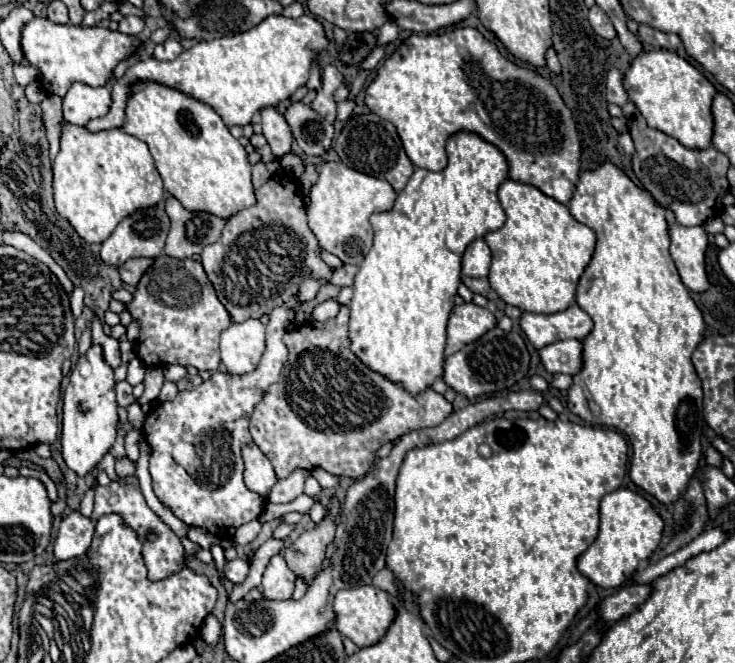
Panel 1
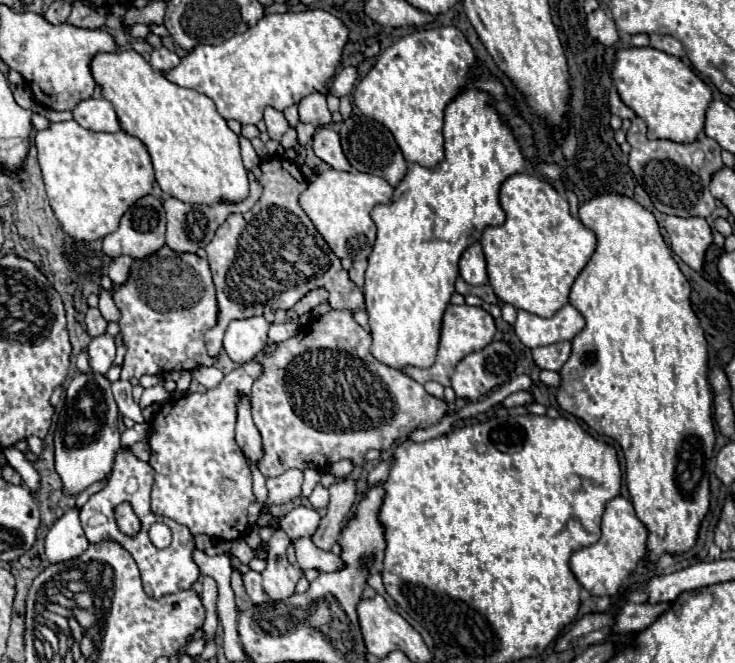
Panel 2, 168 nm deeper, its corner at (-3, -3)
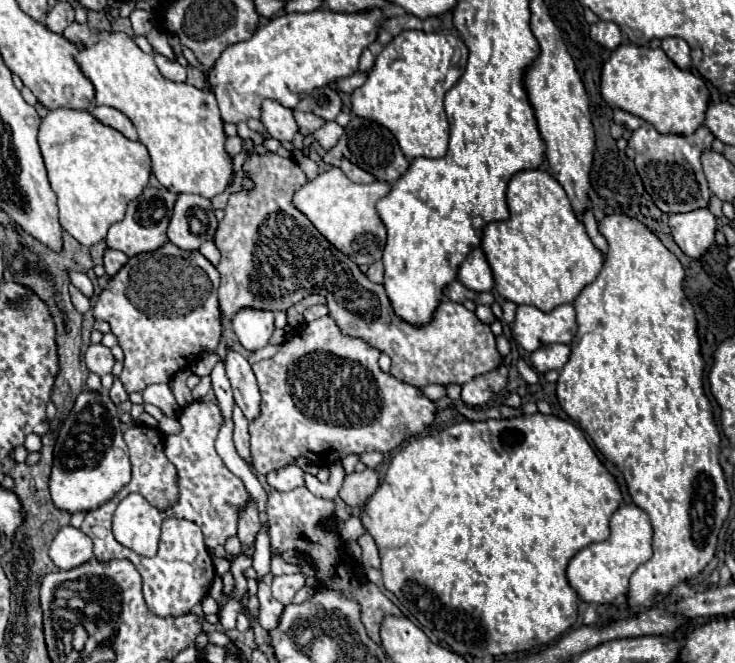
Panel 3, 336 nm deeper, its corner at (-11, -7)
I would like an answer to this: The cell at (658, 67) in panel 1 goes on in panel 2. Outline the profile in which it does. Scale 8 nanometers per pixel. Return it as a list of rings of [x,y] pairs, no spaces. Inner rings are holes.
[[[653,47],[617,49],[611,79],[621,101],[647,123],[649,139],[695,141],[703,131],[705,111],[711,103],[711,87],[703,83],[679,57]]]

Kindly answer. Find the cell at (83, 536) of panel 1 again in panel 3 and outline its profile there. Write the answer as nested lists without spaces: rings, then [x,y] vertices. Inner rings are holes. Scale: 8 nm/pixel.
[[[67,525],[53,539],[49,557],[59,569],[73,569],[93,559],[93,543],[81,529]]]

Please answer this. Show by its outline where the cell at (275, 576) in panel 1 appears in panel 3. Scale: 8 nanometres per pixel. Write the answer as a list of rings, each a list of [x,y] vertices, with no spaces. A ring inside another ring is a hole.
[[[297,573],[297,575],[281,575],[281,577],[273,577],[271,589],[273,589],[273,597],[277,601],[281,601],[283,605],[289,605],[295,597],[295,593],[305,587],[305,575]]]

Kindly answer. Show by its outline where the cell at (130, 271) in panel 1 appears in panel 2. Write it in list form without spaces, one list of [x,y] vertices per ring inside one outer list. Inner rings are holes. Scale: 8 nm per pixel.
[[[121,255],[121,257],[115,257],[109,265],[109,277],[115,285],[121,285],[127,281],[129,277],[129,267],[131,267],[131,257],[127,255]]]

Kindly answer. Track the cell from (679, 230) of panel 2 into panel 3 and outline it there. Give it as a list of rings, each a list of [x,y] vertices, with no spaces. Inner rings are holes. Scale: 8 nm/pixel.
[[[697,209],[695,213],[669,215],[669,229],[679,249],[687,257],[699,259],[715,243],[717,221],[709,209]]]

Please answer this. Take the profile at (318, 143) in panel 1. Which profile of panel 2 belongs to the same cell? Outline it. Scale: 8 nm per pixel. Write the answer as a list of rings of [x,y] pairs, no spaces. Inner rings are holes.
[[[317,129],[313,135],[313,151],[317,157],[321,157],[325,163],[329,163],[337,171],[351,171],[351,165],[347,157],[341,151],[339,135],[331,129]]]

